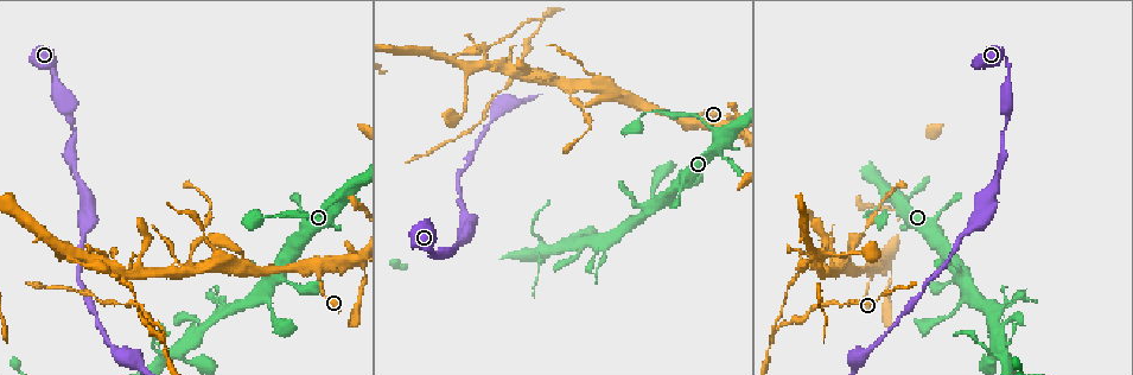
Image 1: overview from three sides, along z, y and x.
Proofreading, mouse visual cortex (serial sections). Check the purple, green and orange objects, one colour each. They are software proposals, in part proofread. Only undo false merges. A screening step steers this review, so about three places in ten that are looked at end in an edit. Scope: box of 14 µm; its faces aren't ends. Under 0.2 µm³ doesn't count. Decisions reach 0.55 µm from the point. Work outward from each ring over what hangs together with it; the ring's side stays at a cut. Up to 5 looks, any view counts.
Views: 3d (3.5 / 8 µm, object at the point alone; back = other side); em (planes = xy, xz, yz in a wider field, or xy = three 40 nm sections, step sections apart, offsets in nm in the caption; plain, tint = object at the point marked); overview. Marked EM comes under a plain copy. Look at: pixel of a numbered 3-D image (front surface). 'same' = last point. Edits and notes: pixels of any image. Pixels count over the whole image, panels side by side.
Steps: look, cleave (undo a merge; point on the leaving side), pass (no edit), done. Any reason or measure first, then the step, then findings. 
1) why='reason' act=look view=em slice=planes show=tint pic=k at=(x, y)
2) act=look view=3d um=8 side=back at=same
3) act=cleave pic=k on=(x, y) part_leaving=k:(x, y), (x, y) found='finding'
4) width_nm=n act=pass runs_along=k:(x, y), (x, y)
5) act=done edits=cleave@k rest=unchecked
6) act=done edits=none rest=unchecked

why='three-way junction' act=look view=3d um=8 pic=1 at=(817, 254)

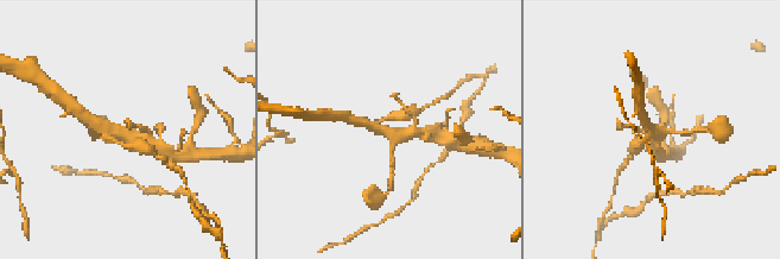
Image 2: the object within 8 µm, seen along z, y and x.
act=look view=em slice=xy step=1 show=tint pic=2 at=(652, 133)

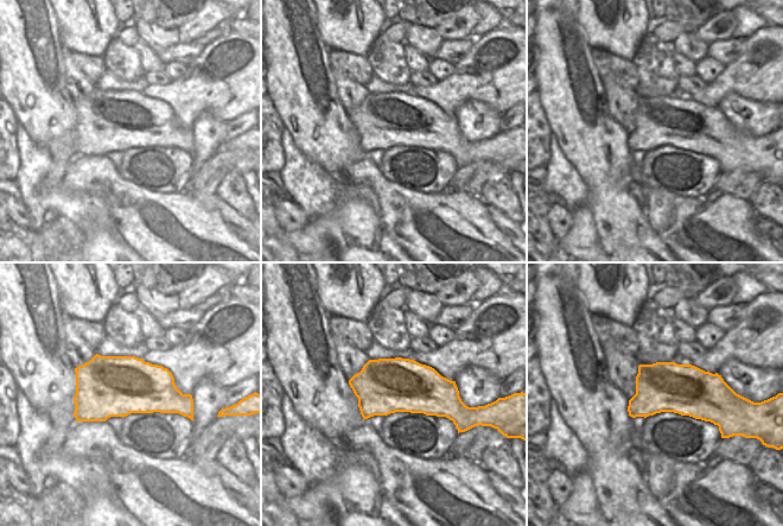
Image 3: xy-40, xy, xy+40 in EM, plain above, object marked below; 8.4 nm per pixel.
width_nm=480 act=pass found='all the same cell'

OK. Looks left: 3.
why='three-way junction' act=look view=3d um=8 pic=1 at=(161, 336)

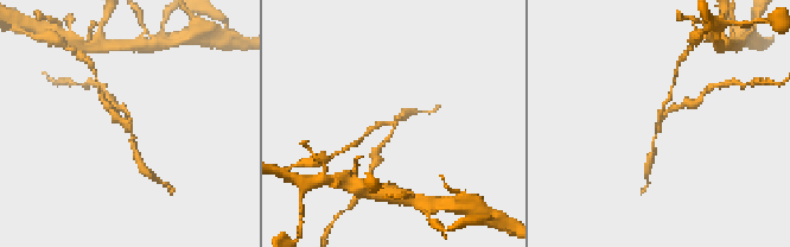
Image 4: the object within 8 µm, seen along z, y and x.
why='closer look' act=look view=3d um=3.5 pic=4 at=(128, 120)

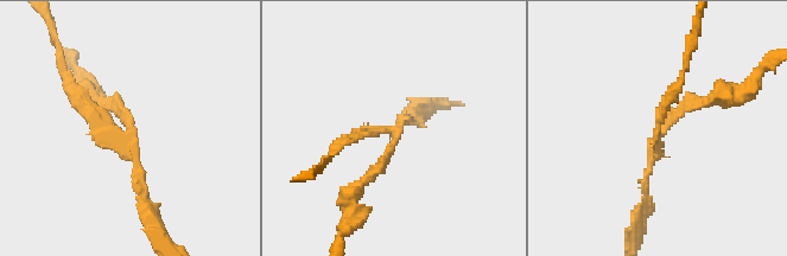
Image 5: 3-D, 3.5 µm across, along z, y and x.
act=pass runs_along=5:(332, 151), (391, 129), (391, 154), (365, 181) found='all the same cell'

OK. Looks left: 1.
act=done edits=none rest=unchecked

